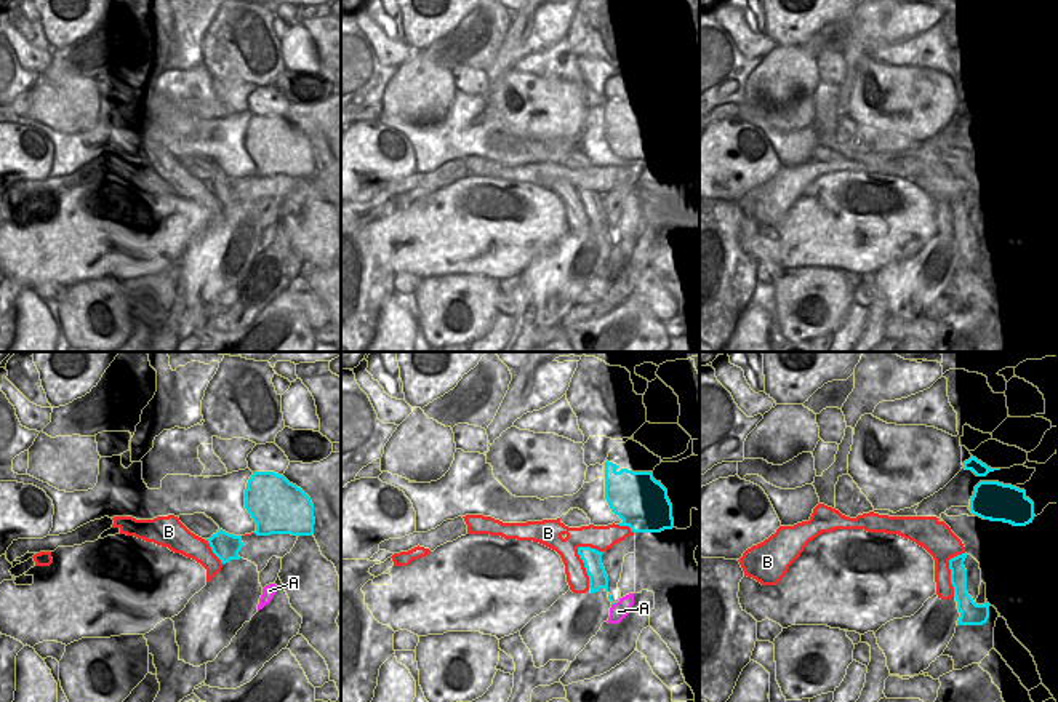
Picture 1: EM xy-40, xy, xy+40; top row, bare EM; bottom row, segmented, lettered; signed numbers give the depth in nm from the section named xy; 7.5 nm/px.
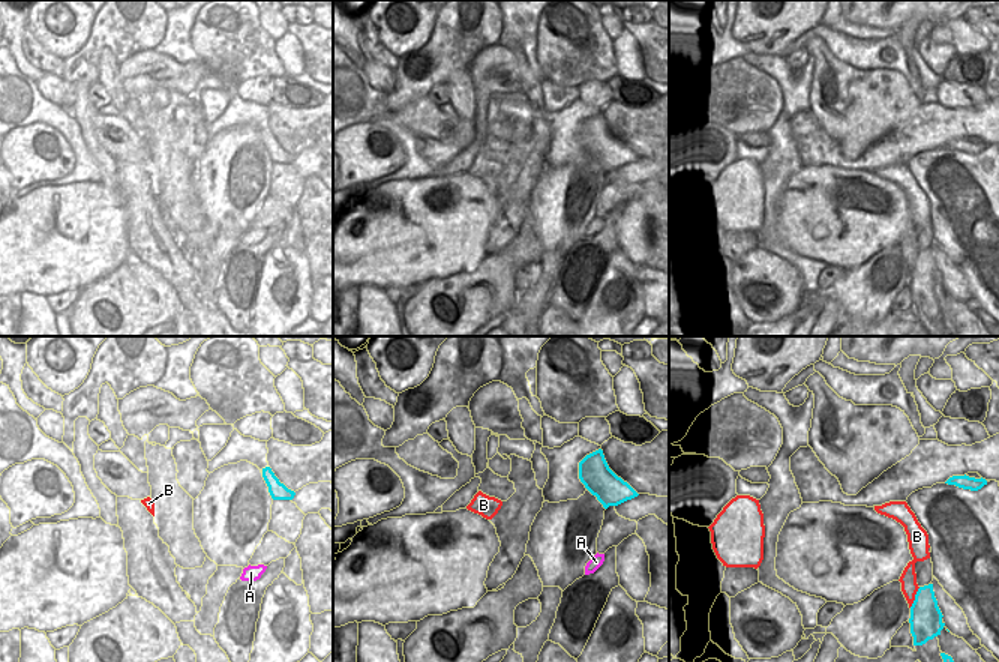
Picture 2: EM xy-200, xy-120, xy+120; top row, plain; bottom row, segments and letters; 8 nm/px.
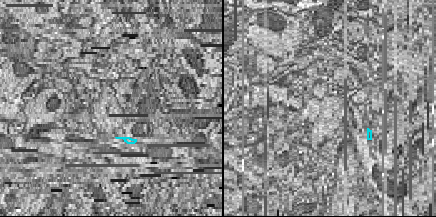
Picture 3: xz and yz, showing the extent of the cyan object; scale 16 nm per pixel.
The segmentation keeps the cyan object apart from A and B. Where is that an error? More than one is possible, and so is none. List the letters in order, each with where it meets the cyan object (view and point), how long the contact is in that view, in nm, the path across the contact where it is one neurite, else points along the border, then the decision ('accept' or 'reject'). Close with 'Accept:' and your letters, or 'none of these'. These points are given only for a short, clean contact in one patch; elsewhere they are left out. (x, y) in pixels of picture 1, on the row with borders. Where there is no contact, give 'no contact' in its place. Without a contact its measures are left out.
A: no contact; reject
B: meets cyan in xy at (585, 566); contact 340 nm long; reject
Accept: none of these

